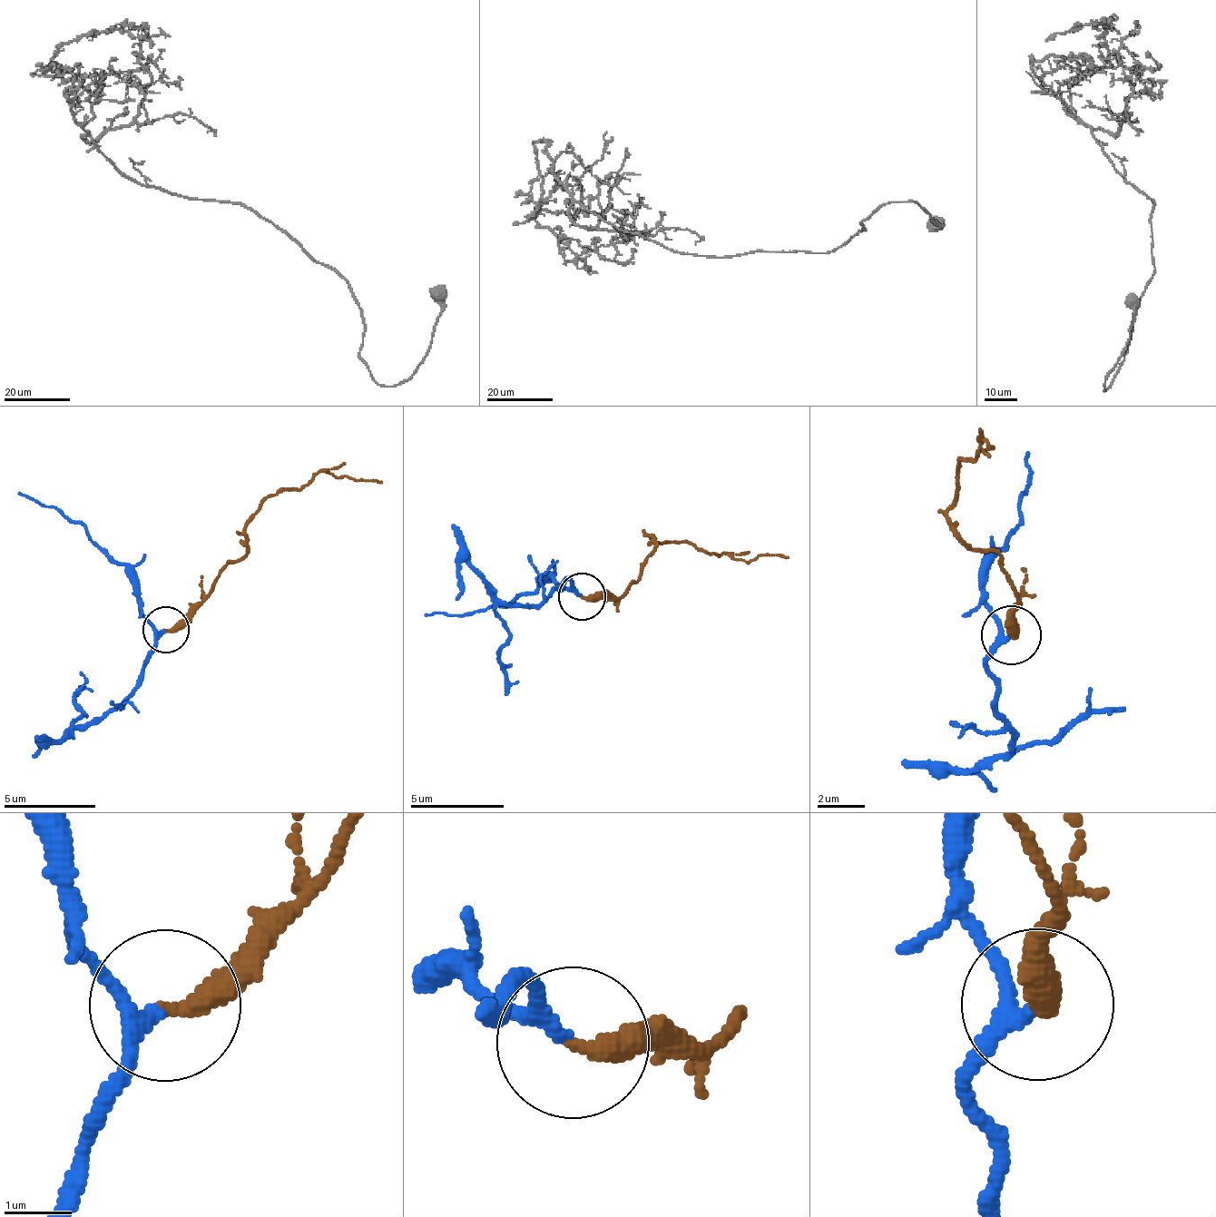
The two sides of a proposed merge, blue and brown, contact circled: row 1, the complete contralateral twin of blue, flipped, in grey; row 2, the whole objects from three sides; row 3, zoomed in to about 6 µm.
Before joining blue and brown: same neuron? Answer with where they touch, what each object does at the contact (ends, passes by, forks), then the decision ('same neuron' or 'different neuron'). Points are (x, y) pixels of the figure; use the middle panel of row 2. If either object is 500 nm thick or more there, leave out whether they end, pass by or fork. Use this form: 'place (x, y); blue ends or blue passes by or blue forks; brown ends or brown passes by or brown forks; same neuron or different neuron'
place (582, 596); blue passes by; brown ends; same neuron

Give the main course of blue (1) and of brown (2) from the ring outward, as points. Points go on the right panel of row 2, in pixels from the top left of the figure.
1: (1009, 633), (985, 674), (1011, 731), (1007, 753), (1055, 741), (1084, 717), (1127, 706)
2: (1010, 633), (1019, 593), (1003, 559), (964, 537), (946, 513), (960, 467), (968, 463), (982, 440), (987, 455)

